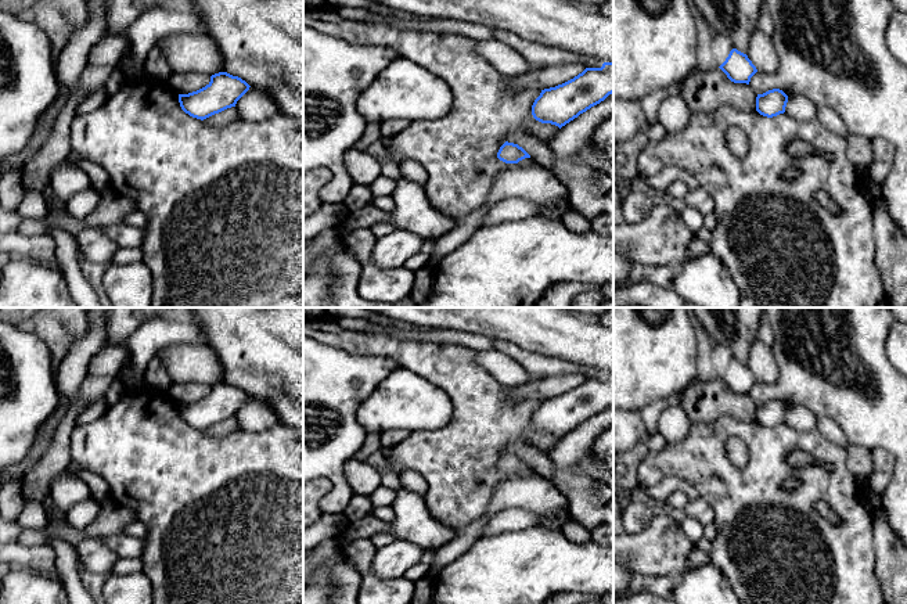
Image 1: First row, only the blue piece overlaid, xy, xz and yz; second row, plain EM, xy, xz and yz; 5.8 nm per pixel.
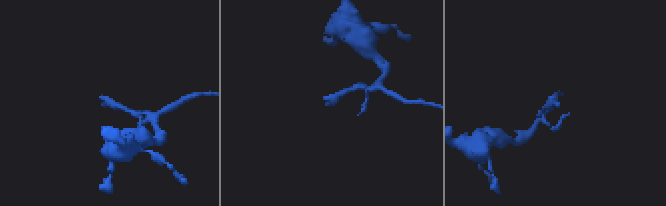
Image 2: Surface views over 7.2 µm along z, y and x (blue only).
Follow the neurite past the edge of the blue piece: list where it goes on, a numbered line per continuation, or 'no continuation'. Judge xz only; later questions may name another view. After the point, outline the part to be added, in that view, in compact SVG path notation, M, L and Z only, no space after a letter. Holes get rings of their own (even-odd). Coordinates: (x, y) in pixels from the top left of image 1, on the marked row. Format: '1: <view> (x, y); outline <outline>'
no continuation

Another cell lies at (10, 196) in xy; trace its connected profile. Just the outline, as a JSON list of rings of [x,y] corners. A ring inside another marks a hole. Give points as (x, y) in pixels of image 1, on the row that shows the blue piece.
[[[60,85],[58,96],[48,107],[46,114],[42,116],[26,148],[12,161],[15,169],[10,173],[6,173],[0,179],[0,208],[6,211],[18,209],[22,201],[22,193],[19,191],[19,188],[26,165],[35,158],[35,155],[42,150],[43,144],[47,141],[47,137],[54,127],[57,116],[66,107],[71,94],[72,93],[68,87]]]

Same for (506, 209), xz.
[[[504,198],[496,202],[482,217],[481,226],[492,226],[508,220],[525,219],[536,215],[540,205],[523,198]]]

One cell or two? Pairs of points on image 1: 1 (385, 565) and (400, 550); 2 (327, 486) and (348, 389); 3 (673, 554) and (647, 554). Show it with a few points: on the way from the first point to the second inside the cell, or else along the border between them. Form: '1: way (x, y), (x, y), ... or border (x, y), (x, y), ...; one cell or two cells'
1: way (389, 561), (396, 554); one cell
2: border (317, 477), (324, 477), (333, 485), (333, 492); two cells
3: way (666, 554), (654, 554); one cell

